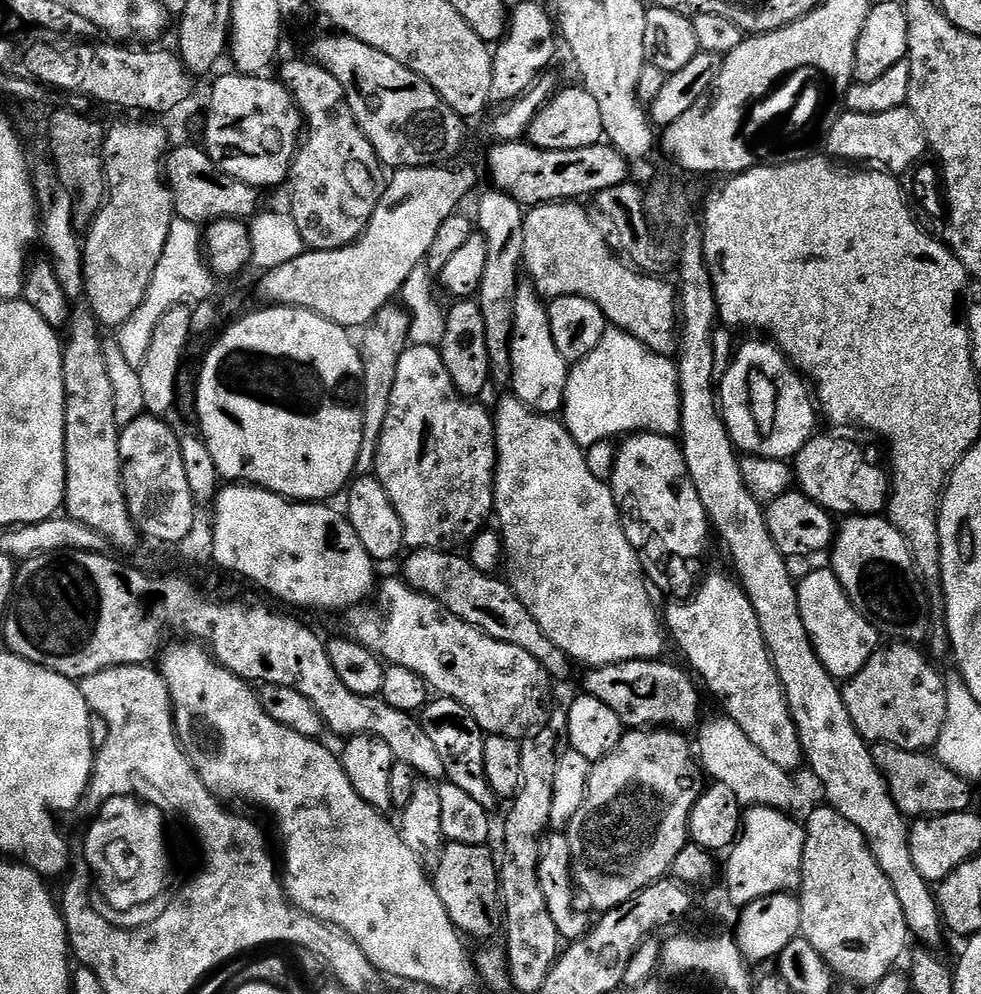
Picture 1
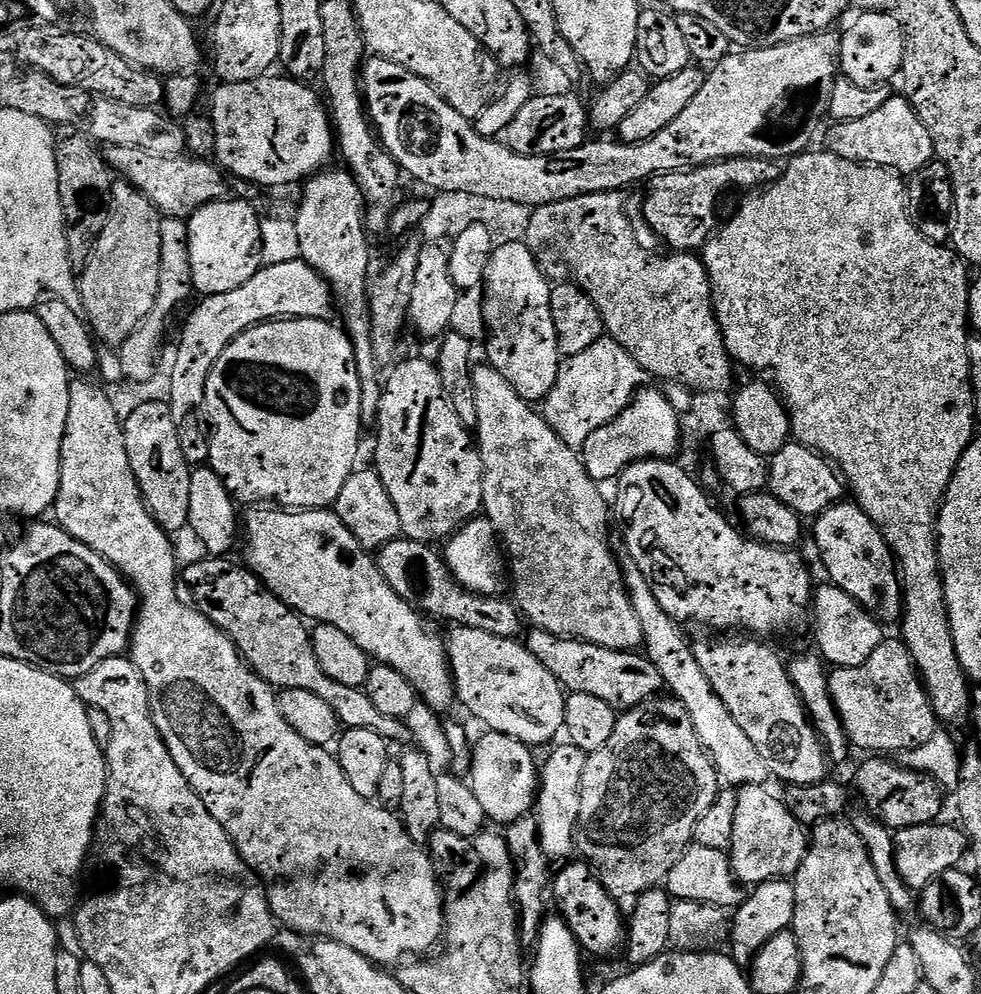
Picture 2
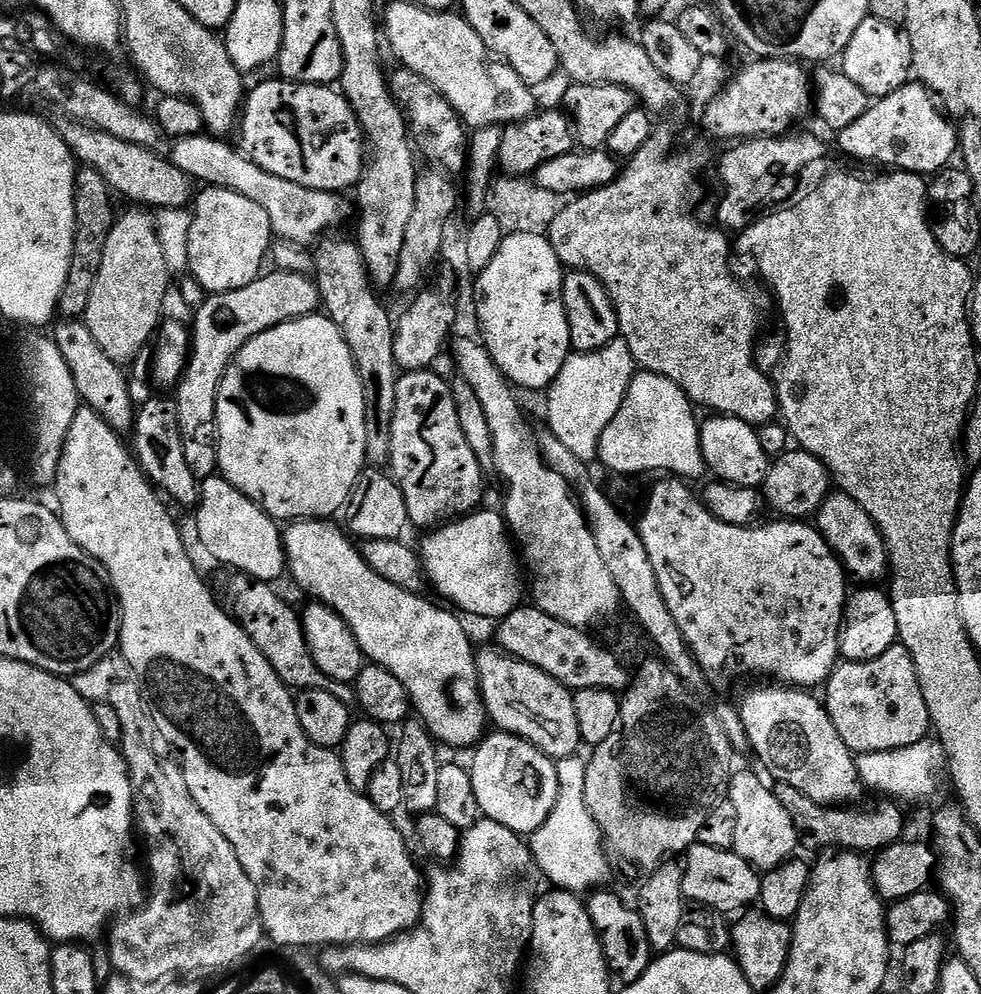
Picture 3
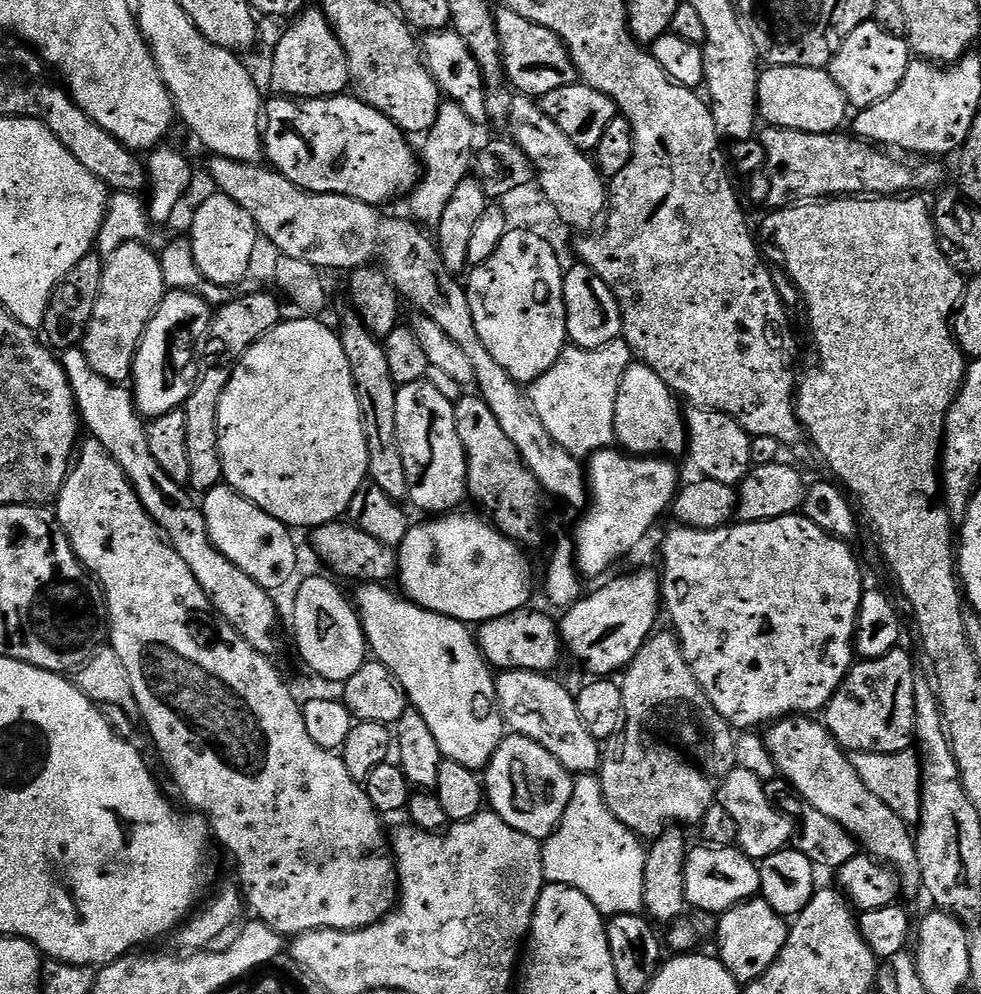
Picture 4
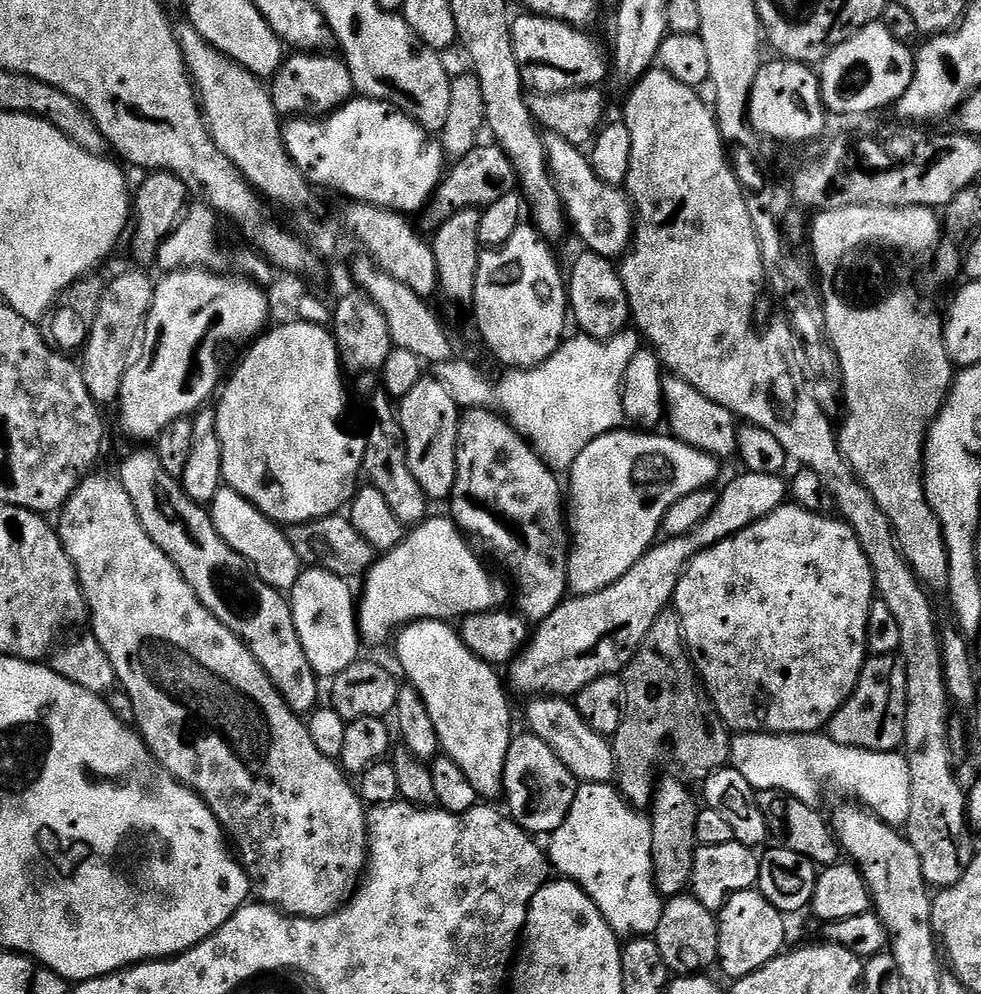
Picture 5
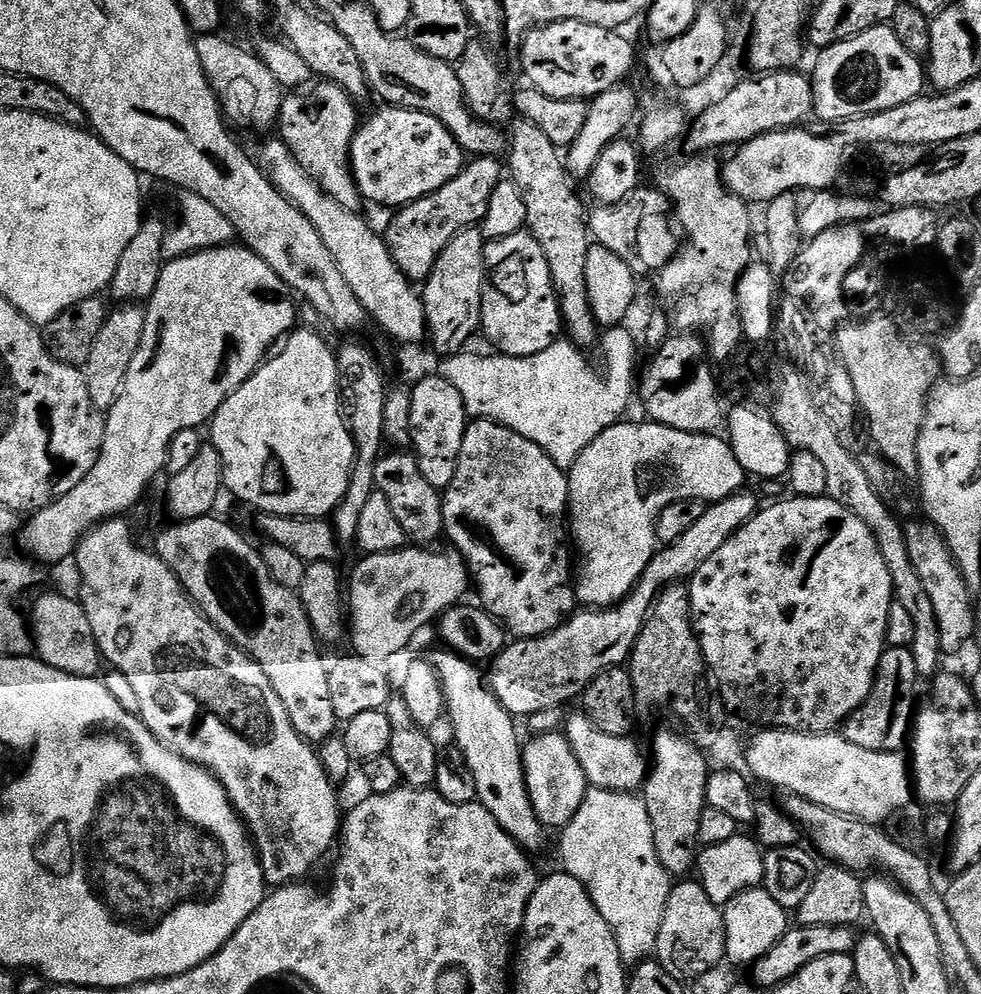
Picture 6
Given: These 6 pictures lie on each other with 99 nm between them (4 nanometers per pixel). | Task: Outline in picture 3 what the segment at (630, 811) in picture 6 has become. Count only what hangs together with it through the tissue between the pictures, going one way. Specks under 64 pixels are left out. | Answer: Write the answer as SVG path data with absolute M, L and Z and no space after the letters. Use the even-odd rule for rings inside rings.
M579 755L568 756L565 760L555 761L558 774L558 802L550 810L550 818L537 832L531 833L530 847L532 857L540 868L540 875L557 889L577 894L588 894L600 890L612 876L608 865L609 853L606 851L604 836L594 822L586 806L587 763Z

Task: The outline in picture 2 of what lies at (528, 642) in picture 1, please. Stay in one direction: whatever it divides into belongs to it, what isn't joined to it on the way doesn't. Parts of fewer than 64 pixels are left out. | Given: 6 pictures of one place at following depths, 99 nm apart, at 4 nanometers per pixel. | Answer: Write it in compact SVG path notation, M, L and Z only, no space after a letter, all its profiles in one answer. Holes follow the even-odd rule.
M407 538L392 540L385 548L379 549L380 573L394 594L433 621L449 620L452 626L486 630L486 634L498 634L498 638L507 640L517 639L521 635L522 613L515 603L511 599L483 596L463 588L449 568L447 559L434 549L432 544Z

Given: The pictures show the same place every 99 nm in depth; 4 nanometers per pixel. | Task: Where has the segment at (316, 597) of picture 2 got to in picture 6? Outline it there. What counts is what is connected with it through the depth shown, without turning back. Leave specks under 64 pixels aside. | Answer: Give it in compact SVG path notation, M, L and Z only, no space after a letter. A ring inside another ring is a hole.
M451 650L443 651L430 656L430 664L438 677L447 719L452 719L455 743L474 774L479 803L494 814L498 826L502 826L521 848L533 850L543 842L546 829L534 814L524 781L524 754L522 739L516 733L517 721L498 702L495 692L473 661L457 656Z

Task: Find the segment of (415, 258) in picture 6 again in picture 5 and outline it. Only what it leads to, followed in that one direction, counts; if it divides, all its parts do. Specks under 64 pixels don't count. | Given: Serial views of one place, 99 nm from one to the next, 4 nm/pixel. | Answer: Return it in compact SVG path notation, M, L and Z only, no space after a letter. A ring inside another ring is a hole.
M481 143L474 150L470 150L470 154L466 154L460 160L455 161L447 169L444 179L436 187L436 193L432 195L432 199L426 205L428 220L432 226L439 226L452 217L453 212L461 208L483 210L489 204L498 202L498 198L506 195L506 190L515 189L517 184L516 171L510 158L506 158L504 151L495 143Z

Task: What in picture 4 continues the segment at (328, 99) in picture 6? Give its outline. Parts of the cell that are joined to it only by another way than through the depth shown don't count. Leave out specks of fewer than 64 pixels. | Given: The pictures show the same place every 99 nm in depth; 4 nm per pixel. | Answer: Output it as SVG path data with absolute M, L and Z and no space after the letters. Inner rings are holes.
M308 6L284 32L272 56L273 93L284 98L320 100L324 96L339 96L349 87L348 59L338 42L336 32L319 7Z

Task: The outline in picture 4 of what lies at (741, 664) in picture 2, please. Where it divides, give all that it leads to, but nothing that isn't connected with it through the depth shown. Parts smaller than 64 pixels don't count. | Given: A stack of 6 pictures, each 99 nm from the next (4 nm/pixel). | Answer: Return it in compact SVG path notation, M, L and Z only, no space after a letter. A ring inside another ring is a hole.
M808 714L785 716L767 729L766 743L777 773L803 796L805 802L826 814L826 818L834 818L834 822L841 824L859 842L867 855L879 858L895 869L905 897L921 891L913 829L905 820L898 818L882 798L872 793L866 782L862 782L849 753L836 743L819 719Z

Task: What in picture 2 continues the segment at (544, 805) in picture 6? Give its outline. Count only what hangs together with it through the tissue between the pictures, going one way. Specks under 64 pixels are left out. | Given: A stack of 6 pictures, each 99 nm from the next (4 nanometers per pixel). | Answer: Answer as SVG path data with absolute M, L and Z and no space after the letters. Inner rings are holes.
M491 730L483 734L485 736L480 741L476 740L471 749L470 783L474 794L478 794L478 802L482 802L485 817L491 823L493 820L507 826L515 820L525 819L537 803L540 787L538 760L536 764L532 757L533 749L520 740Z

